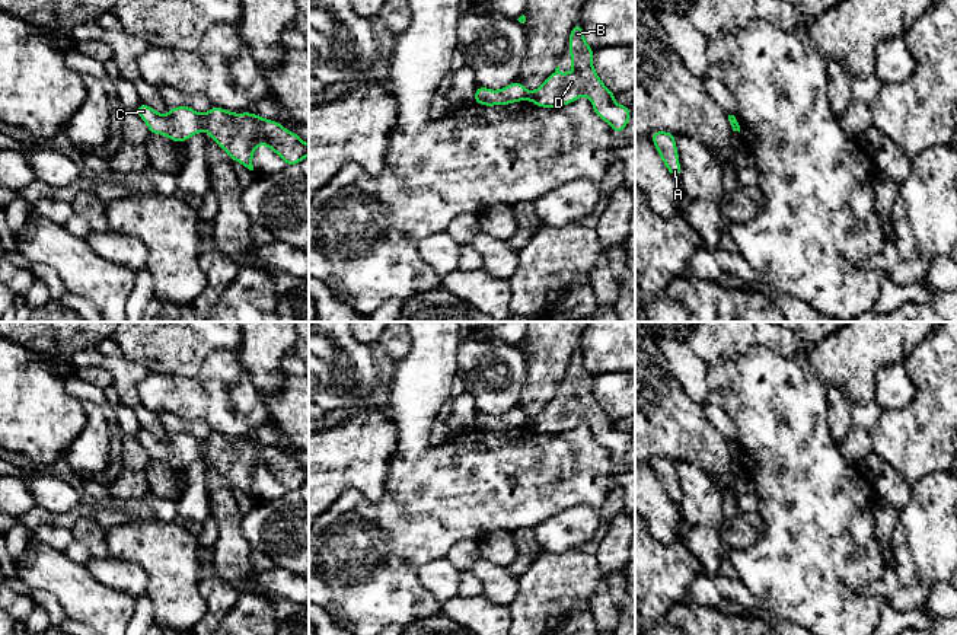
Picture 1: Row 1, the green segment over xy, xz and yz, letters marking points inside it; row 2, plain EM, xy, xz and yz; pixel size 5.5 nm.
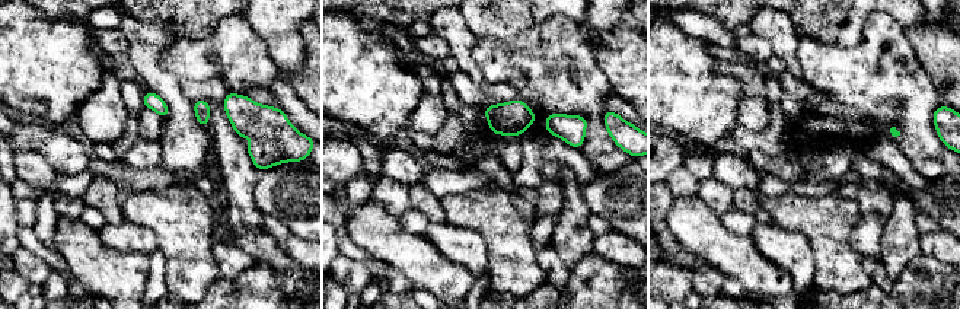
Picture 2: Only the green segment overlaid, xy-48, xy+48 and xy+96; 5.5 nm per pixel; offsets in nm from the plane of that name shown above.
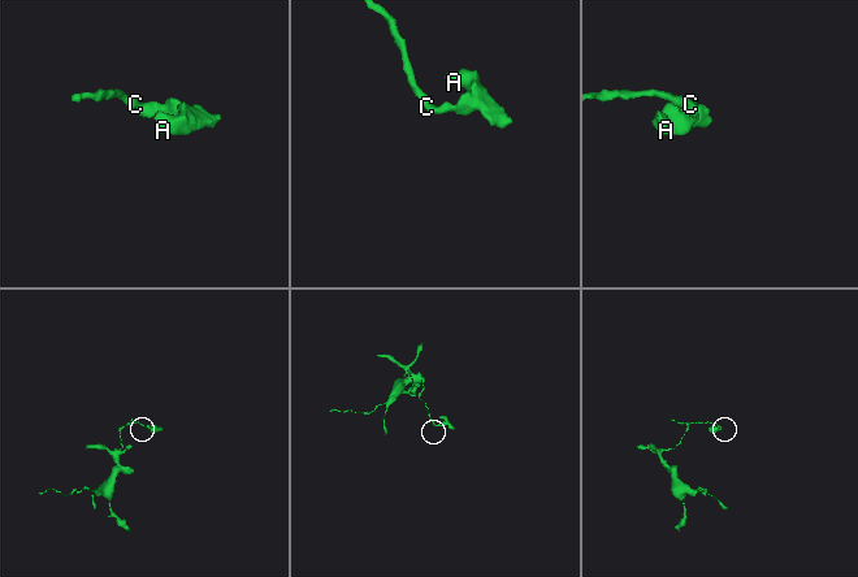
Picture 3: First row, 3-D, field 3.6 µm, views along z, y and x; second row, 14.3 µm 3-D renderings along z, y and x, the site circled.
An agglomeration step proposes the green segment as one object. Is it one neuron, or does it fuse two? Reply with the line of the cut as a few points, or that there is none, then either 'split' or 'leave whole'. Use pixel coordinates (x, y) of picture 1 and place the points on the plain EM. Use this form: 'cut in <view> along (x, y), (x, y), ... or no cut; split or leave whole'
cut in xy along (206, 442), (203, 452); split

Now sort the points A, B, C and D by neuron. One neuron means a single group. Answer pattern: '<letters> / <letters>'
A B D / C

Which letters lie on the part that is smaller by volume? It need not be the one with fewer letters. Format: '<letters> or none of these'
A, B, D

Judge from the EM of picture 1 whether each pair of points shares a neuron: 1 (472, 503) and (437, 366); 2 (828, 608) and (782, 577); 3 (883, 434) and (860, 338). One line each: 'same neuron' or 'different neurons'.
1: same neuron
2: same neuron
3: different neurons

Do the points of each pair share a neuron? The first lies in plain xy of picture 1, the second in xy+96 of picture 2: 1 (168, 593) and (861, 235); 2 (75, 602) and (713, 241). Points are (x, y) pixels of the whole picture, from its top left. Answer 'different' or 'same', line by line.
1: different
2: same

